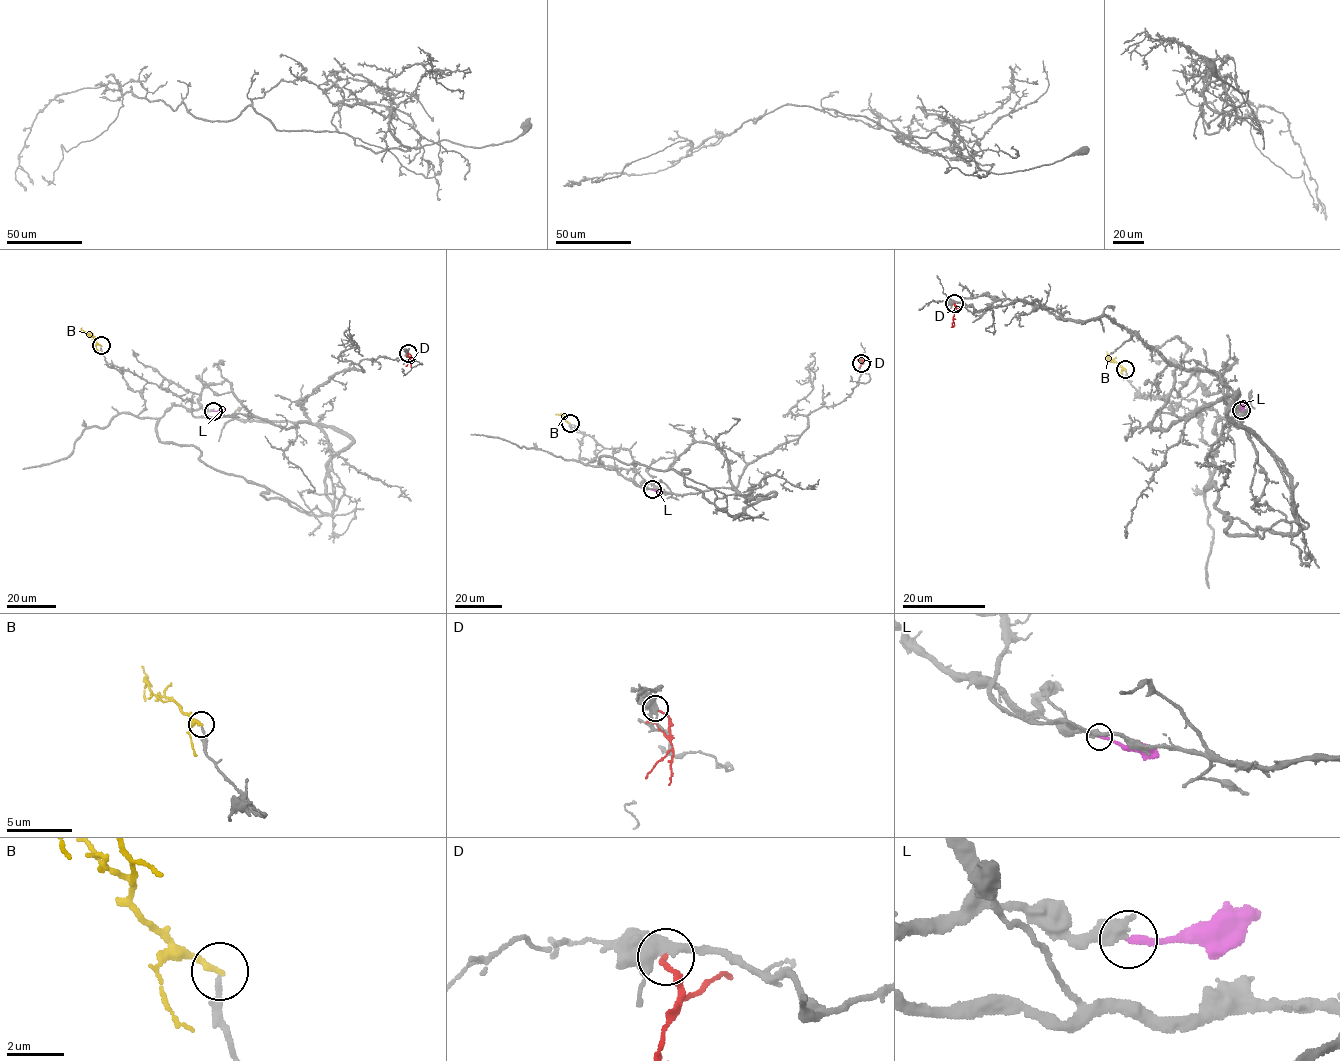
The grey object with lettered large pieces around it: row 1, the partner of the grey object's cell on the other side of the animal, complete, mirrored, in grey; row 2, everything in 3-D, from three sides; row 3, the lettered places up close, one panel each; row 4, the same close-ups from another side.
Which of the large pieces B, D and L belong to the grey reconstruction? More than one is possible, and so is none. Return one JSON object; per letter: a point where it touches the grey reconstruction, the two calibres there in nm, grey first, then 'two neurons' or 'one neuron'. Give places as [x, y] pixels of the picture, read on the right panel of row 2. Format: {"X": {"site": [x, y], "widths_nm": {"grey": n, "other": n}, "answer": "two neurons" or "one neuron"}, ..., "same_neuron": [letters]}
{"B": {"site": [1125, 369], "widths_nm": {"grey": 170, "other": 190}, "answer": "two neurons"}, "D": {"site": [954, 303], "widths_nm": {"grey": 440, "other": 160}, "answer": "two neurons"}, "L": {"site": [1241, 410], "widths_nm": {"grey": 460, "other": 220}, "answer": "one neuron"}, "same_neuron": ["L"]}

